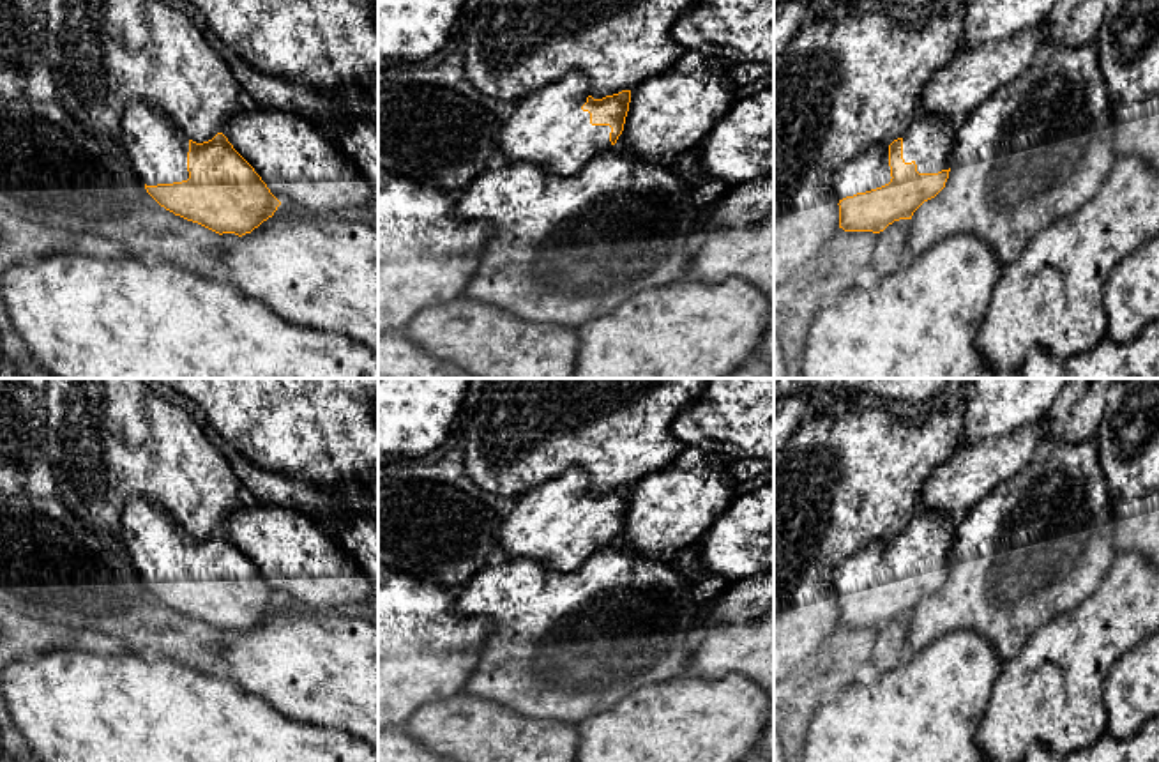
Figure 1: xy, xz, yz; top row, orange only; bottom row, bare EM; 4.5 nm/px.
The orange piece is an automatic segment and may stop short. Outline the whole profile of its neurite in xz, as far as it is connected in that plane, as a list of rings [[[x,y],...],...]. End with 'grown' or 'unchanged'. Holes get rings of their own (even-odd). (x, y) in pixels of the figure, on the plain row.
[[[567,470],[514,499],[498,527],[498,557],[534,559],[551,571],[574,571],[617,539],[629,499],[631,486],[594,495],[585,470]]] | grown

